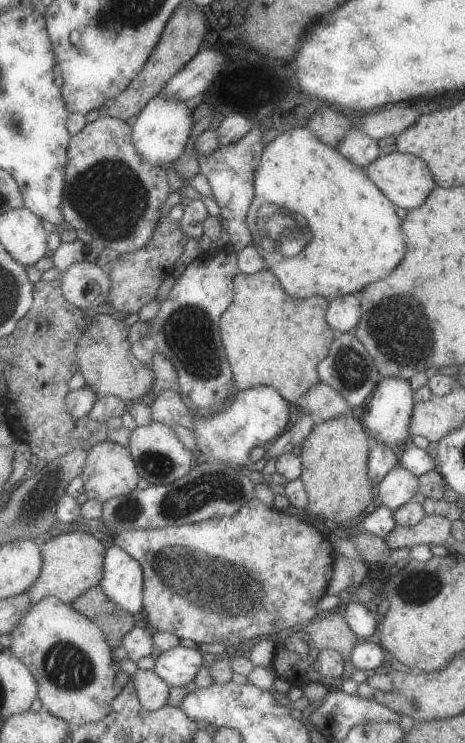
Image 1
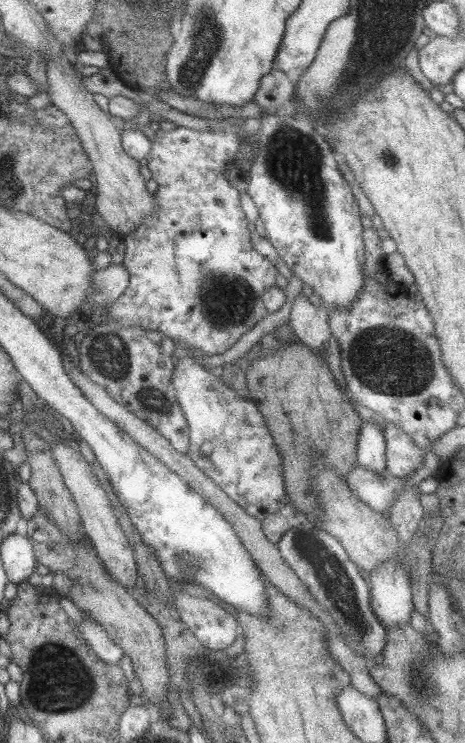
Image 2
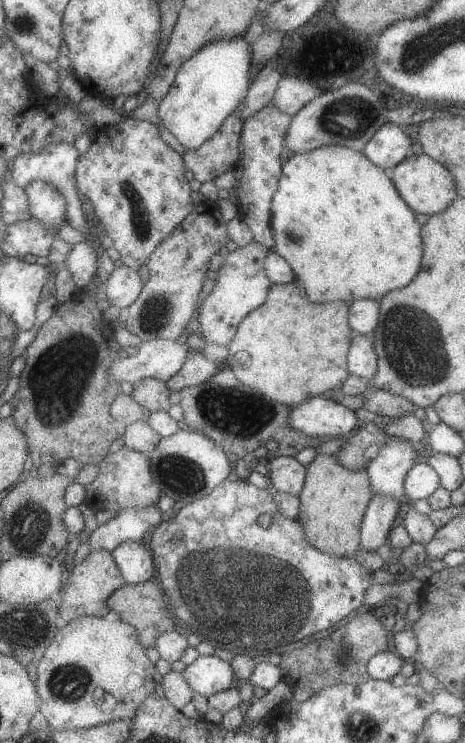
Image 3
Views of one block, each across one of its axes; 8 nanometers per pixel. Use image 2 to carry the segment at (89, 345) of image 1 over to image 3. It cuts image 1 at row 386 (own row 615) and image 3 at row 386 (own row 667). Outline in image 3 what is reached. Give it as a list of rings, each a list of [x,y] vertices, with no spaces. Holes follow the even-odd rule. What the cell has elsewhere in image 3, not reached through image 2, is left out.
[[[150,377],[135,382],[131,395],[151,412],[168,412],[173,405],[169,398],[171,392],[166,381]]]

